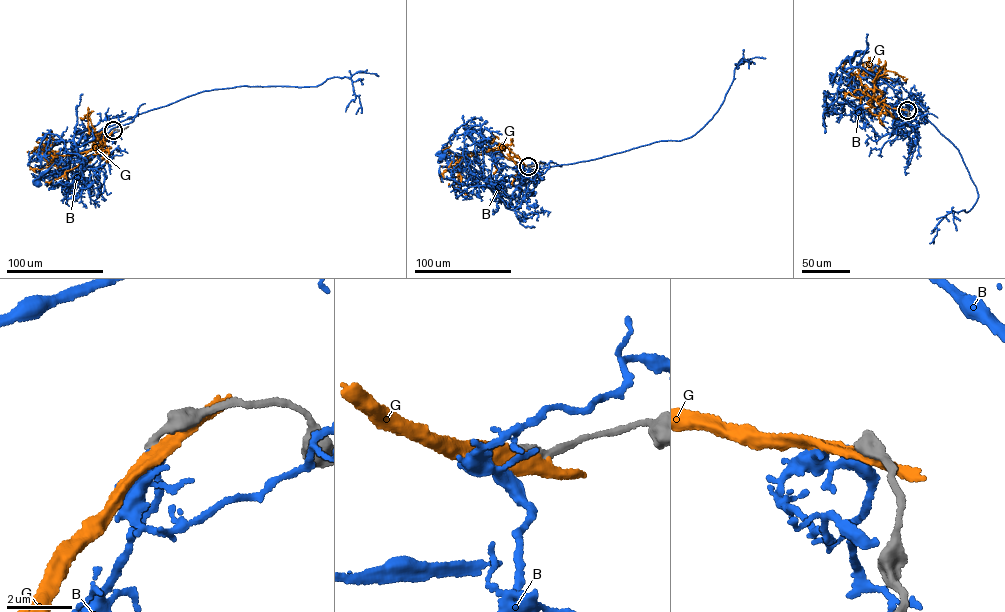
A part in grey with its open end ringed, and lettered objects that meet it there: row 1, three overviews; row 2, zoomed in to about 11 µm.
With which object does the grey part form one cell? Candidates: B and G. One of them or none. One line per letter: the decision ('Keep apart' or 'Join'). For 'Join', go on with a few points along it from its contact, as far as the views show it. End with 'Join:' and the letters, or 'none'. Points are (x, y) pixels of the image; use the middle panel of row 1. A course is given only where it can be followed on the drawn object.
B: Keep apart
G: Keep apart
Join: none

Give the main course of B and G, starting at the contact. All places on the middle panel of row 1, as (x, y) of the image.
B: (528, 166), (527, 172), (505, 176), (498, 186), (491, 188), (480, 173), (453, 152), (447, 150), (441, 156)
G: (528, 166), (494, 150), (461, 161), (457, 164), (460, 172), (458, 183), (449, 183)

